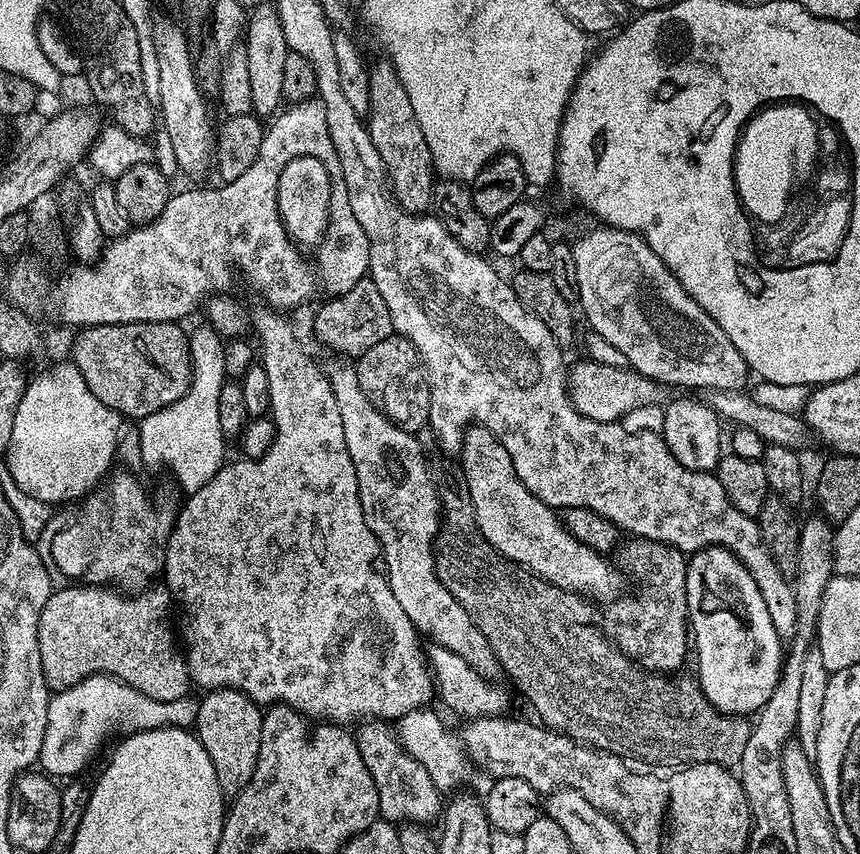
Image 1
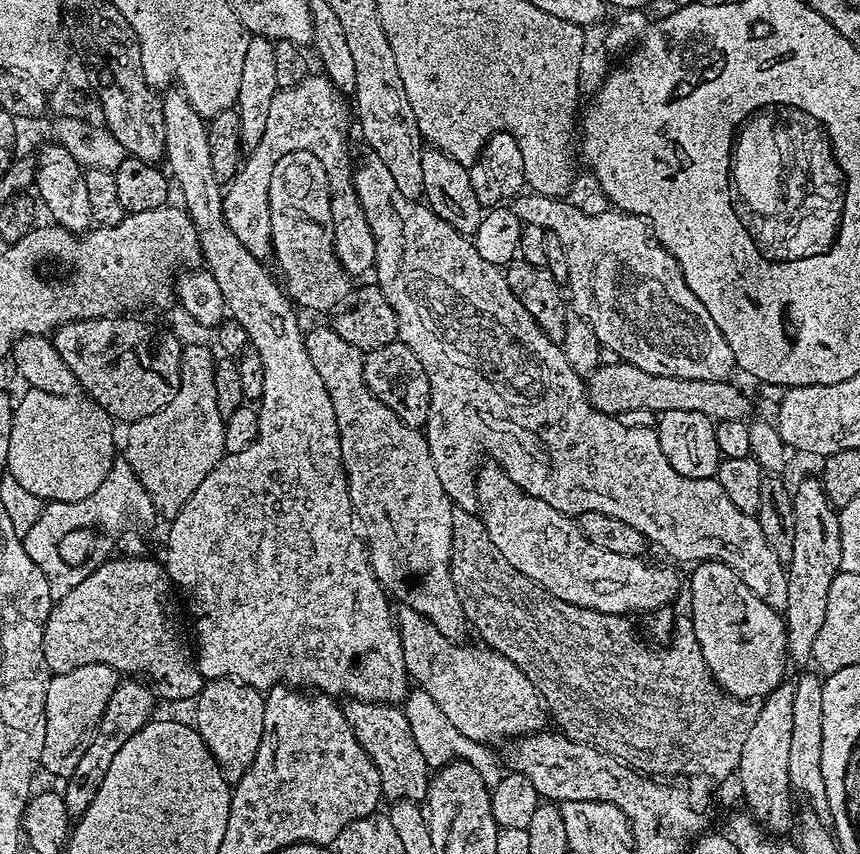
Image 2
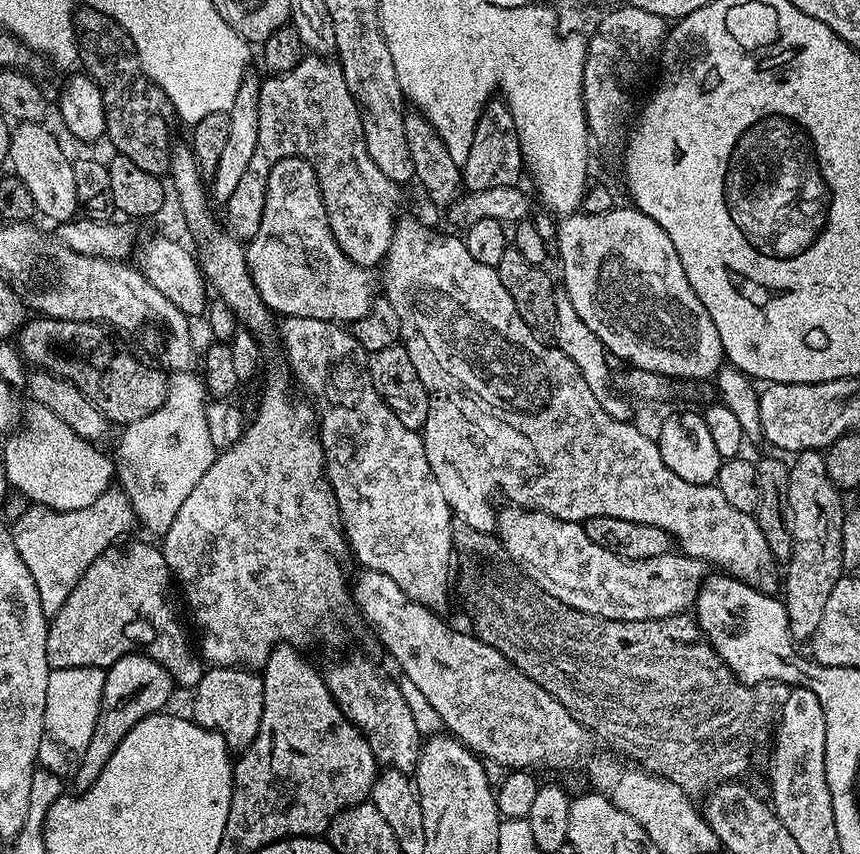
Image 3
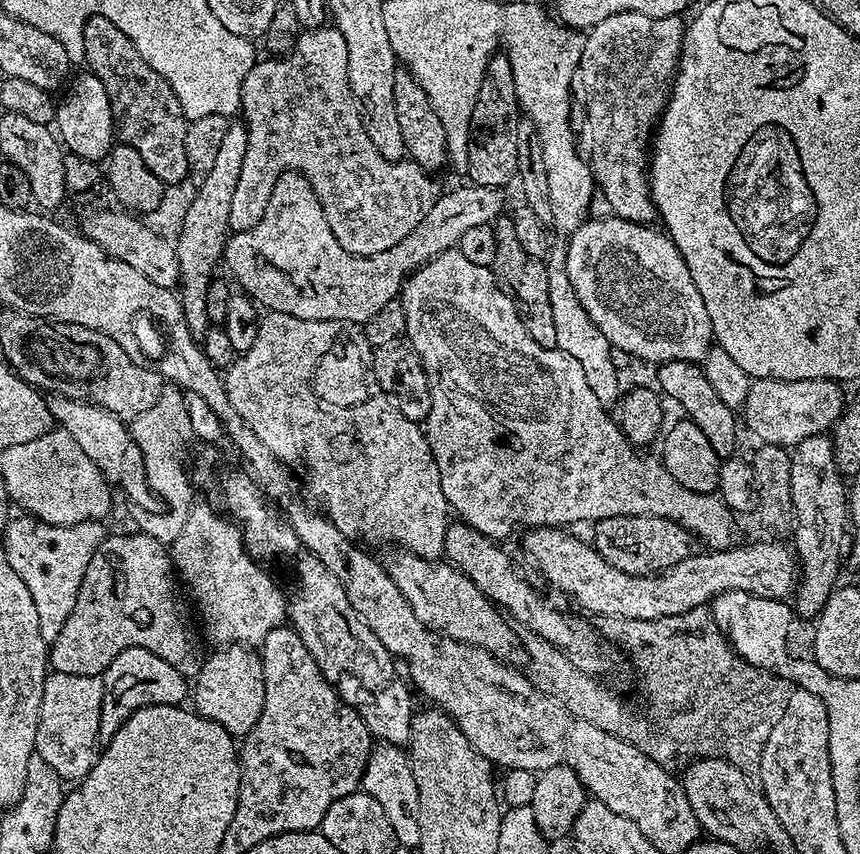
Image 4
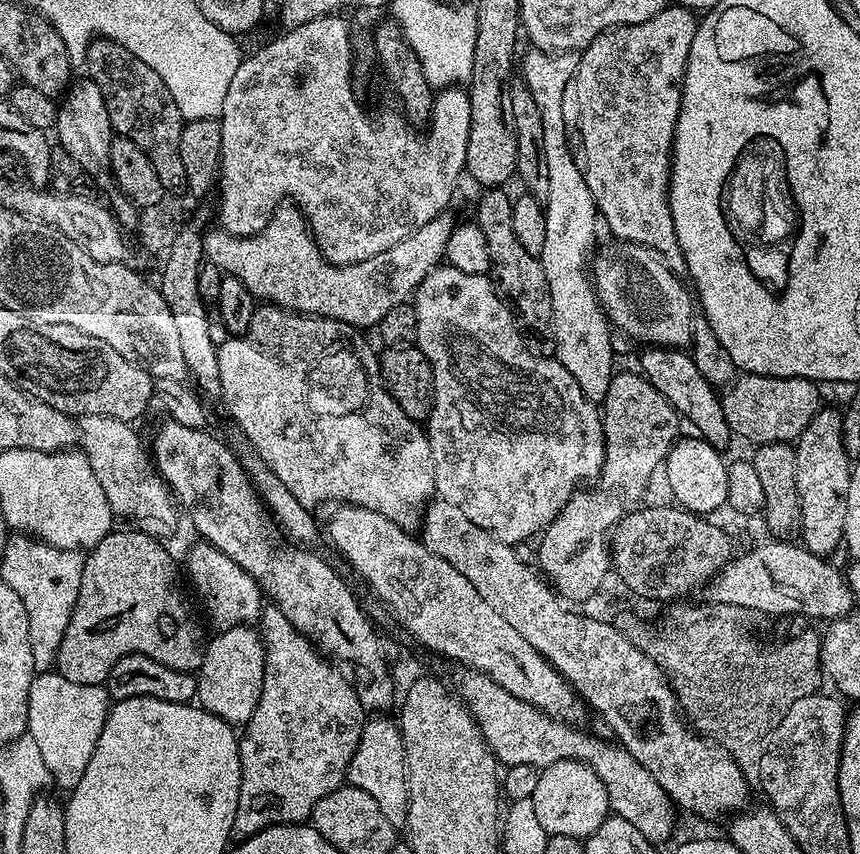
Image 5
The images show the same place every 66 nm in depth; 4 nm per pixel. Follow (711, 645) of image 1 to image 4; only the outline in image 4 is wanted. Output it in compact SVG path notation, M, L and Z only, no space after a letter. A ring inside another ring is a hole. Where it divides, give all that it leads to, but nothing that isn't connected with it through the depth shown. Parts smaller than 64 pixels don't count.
M730 590L711 600L710 611L718 630L741 658L755 668L792 678L796 672L796 660L787 652L788 631L792 628L792 620L794 621L791 603L762 598L742 590Z

